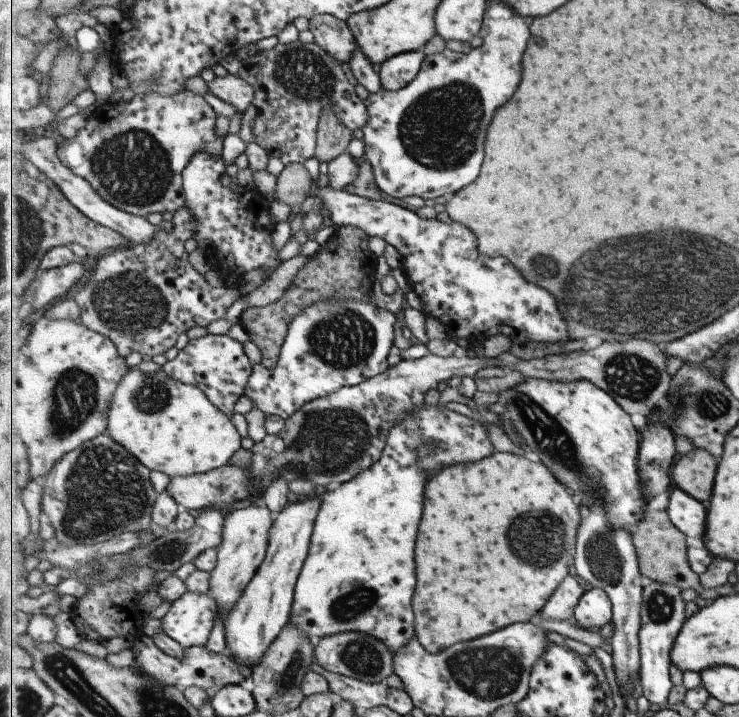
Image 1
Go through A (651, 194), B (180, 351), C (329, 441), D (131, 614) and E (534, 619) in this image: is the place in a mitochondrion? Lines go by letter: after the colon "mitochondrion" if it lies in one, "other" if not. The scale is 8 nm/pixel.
A: other
B: other
C: mitochondrion
D: other
E: other

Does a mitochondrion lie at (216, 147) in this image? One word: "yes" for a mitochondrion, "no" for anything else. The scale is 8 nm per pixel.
no

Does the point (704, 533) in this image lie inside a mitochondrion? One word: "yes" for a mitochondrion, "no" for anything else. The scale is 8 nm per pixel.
no

